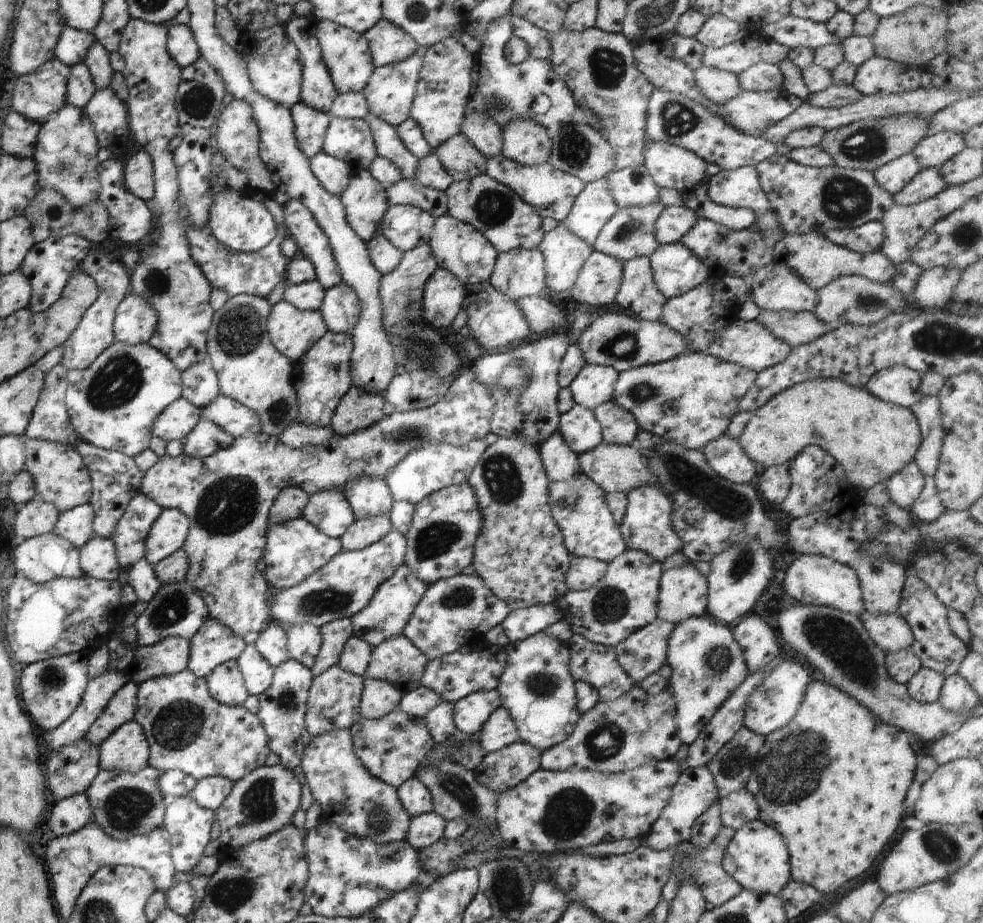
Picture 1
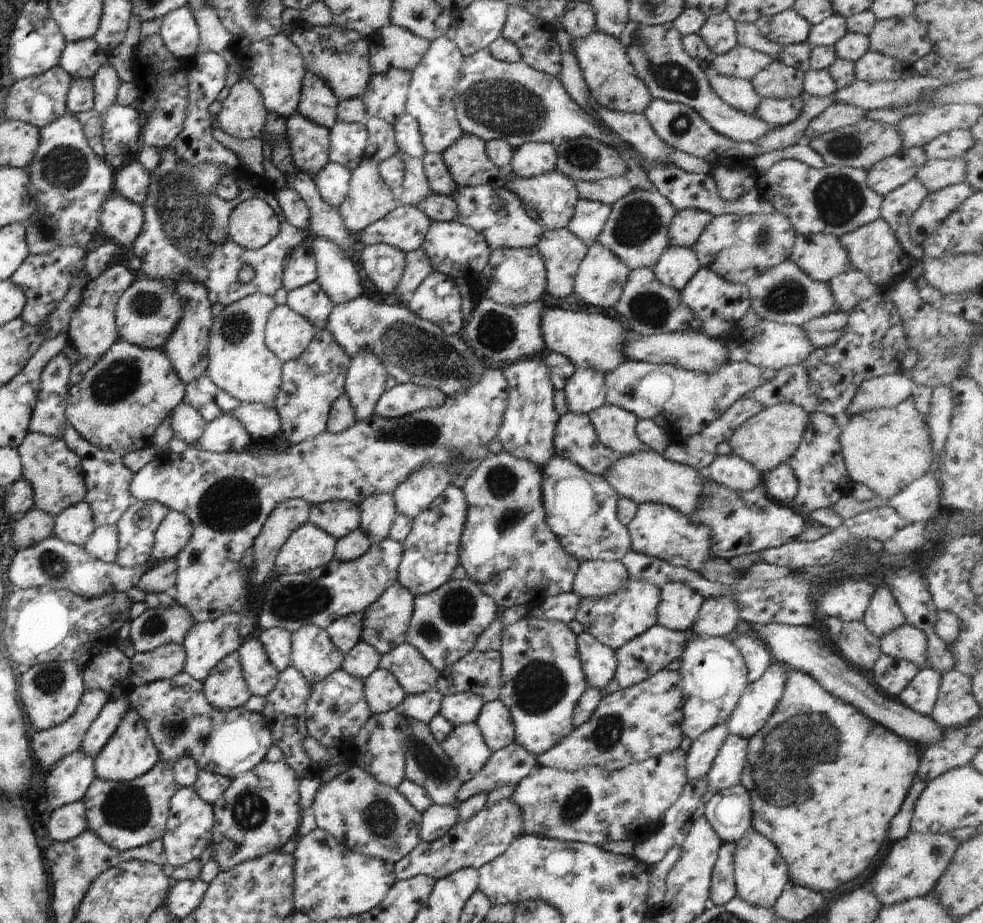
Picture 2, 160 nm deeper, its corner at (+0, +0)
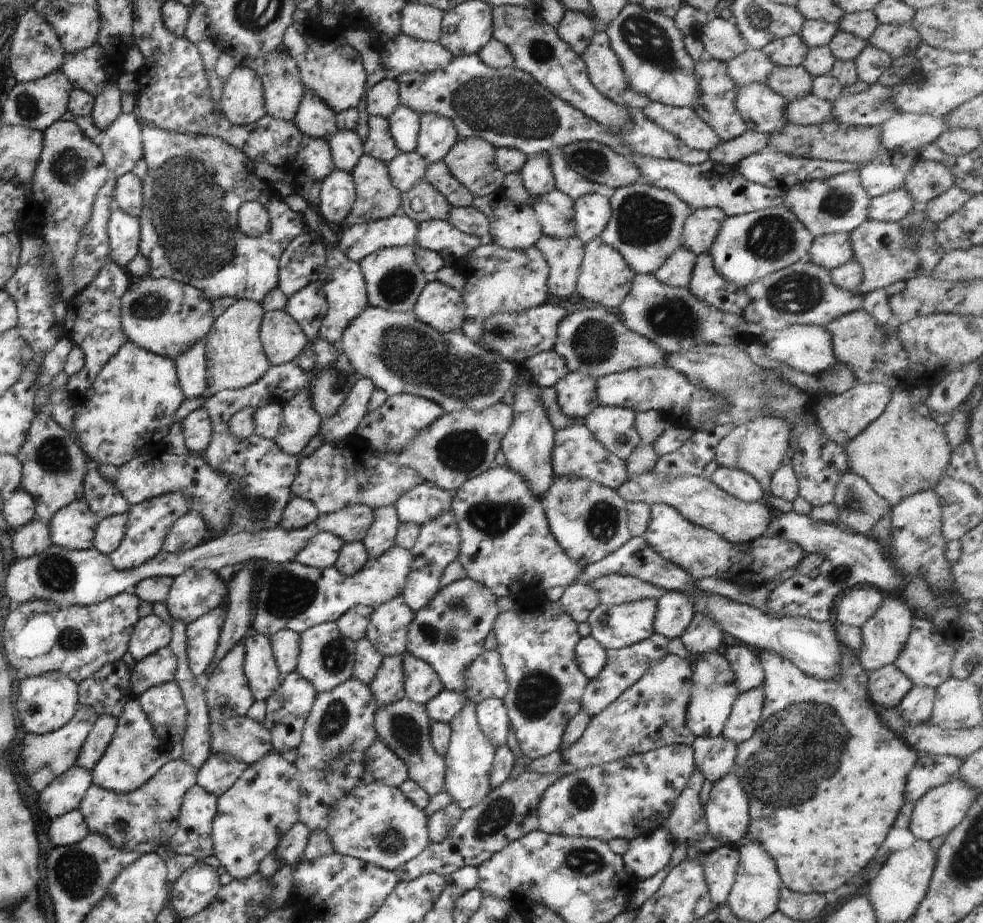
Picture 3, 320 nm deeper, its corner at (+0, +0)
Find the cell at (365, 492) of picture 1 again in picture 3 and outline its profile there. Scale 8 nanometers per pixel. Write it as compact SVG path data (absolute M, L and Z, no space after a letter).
M395 505L375 510L375 521L369 528L363 543L370 559L377 559L395 546L395 536L400 526Z

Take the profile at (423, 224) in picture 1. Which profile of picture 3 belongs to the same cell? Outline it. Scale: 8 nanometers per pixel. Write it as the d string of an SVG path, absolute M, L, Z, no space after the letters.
M403 213L387 219L350 225L339 234L338 249L359 263L369 254L388 247L417 246L415 236L418 223Z

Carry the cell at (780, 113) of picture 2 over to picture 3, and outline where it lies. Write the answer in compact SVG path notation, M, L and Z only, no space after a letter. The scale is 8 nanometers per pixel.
M806 95L787 102L785 115L795 125L819 125L833 120L833 101L818 95Z

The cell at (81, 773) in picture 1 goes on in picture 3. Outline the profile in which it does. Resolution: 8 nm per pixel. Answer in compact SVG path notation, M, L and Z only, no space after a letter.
M78 765L63 772L39 794L43 816L56 820L78 809L91 780L91 772Z

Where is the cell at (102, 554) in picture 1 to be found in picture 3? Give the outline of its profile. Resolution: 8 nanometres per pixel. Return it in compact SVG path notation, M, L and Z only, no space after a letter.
M120 513L99 519L96 525L93 548L105 555L111 555L120 546L125 535L128 513Z

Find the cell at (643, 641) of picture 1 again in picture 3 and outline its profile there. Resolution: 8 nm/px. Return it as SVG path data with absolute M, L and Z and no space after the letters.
M658 633L652 634L650 638L641 640L636 644L621 649L607 650L607 664L604 670L596 678L591 678L585 686L583 697L579 702L591 717L602 712L609 704L612 704L627 688L638 682L644 673L649 669L652 662L660 660L660 657L667 655L668 639L661 637Z

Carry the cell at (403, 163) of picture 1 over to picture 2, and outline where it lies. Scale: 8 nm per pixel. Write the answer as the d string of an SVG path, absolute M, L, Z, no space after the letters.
M398 152L397 157L405 164L405 177L403 180L404 191L399 204L417 207L426 197L431 195L422 159L408 156L406 153Z

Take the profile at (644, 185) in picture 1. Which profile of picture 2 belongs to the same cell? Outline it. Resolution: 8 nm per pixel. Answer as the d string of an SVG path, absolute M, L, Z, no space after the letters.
M625 176L617 179L596 179L595 181L570 180L574 183L580 199L598 201L609 206L612 206L634 189Z

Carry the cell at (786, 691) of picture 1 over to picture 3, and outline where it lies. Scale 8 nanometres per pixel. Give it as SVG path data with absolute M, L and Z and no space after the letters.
M764 684L736 697L732 710L723 728L722 736L737 744L752 738L756 726L760 722L760 715L765 699Z

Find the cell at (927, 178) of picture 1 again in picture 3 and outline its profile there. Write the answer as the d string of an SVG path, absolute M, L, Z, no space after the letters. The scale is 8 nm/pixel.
M902 188L872 197L867 208L868 219L896 222L912 214L917 207L917 202Z

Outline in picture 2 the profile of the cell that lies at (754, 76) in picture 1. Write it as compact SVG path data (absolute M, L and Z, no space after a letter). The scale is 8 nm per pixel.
M773 60L750 81L756 92L767 99L789 99L804 94L805 73Z

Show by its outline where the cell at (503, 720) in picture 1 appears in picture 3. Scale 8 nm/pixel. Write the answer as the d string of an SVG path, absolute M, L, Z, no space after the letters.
M487 698L476 704L477 721L488 740L497 749L506 745L511 724L507 708L501 699Z

